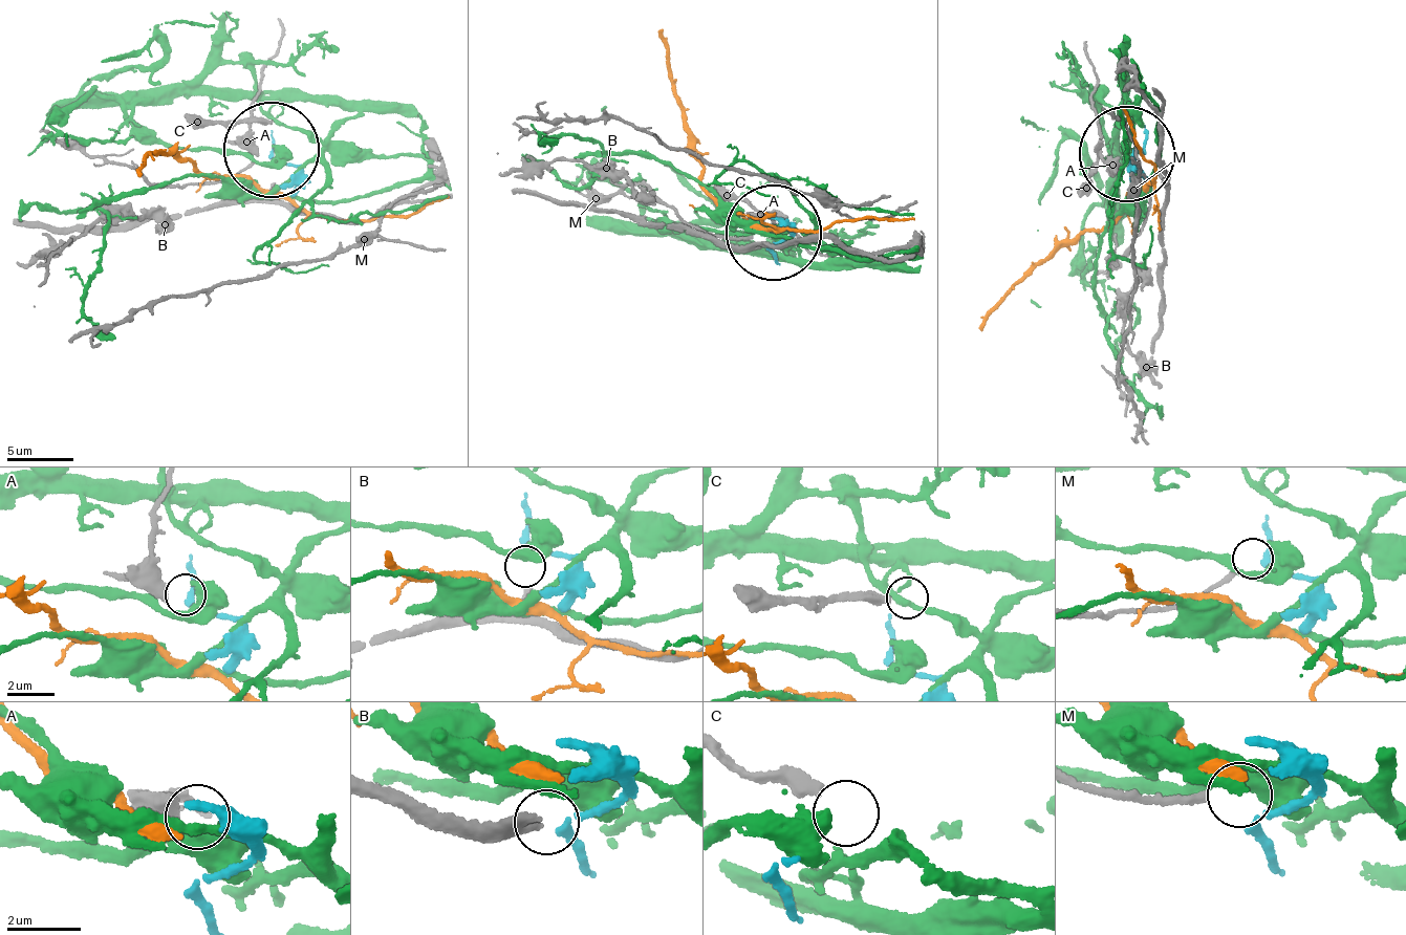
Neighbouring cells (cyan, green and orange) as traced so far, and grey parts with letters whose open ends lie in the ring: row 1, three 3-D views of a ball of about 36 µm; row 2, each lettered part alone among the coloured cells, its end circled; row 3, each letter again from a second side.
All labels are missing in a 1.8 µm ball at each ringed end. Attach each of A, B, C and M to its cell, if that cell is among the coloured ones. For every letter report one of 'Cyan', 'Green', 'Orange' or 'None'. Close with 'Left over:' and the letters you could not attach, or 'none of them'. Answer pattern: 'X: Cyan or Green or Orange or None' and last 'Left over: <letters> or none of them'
A: None
B: Cyan
C: None
M: None
Left over: A, C, M

